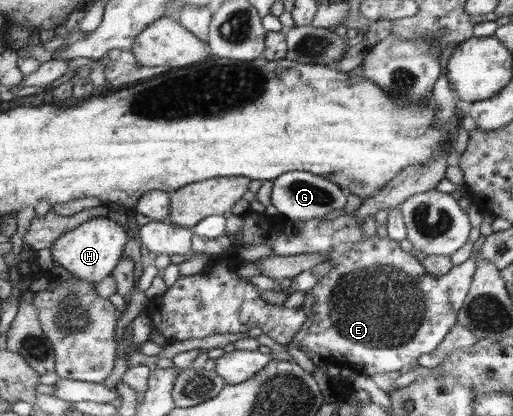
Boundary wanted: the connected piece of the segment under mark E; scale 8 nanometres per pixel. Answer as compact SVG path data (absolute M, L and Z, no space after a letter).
M250 210L242 215L246 219L244 227L242 228L242 233L240 233L240 241L228 237L224 234L212 242L207 242L204 244L204 240L200 238L200 235L194 236L194 248L193 252L203 252L211 257L220 256L228 251L228 248L232 245L237 246L248 246L254 244L260 244L261 242L269 242L272 244L274 249L273 254L282 256L294 256L295 254L308 254L308 253L320 253L325 256L324 261L328 261L331 264L331 271L322 277L322 280L317 282L317 285L306 291L304 302L301 308L306 311L306 322L302 325L302 328L294 335L292 345L301 345L302 349L305 351L312 351L314 354L322 357L322 360L328 362L329 366L338 366L344 370L344 366L348 366L350 371L358 372L358 374L366 374L366 376L372 376L372 374L386 373L389 374L393 371L400 371L403 366L408 366L415 362L419 356L422 354L434 353L436 346L440 346L441 342L445 339L445 336L450 332L450 329L457 323L457 316L459 310L463 307L464 301L466 300L466 295L468 294L470 285L473 281L473 276L475 273L475 268L477 267L476 261L472 256L460 265L455 265L448 274L443 274L442 276L432 276L425 271L423 264L418 261L416 257L413 257L411 253L402 251L400 249L400 243L397 240L392 240L390 237L379 237L377 236L365 236L363 229L361 228L362 222L357 220L356 216L351 215L340 215L333 220L328 221L324 219L323 216L317 216L316 218L310 220L290 220L285 218L282 214L278 215L267 215L265 212L257 212Z

